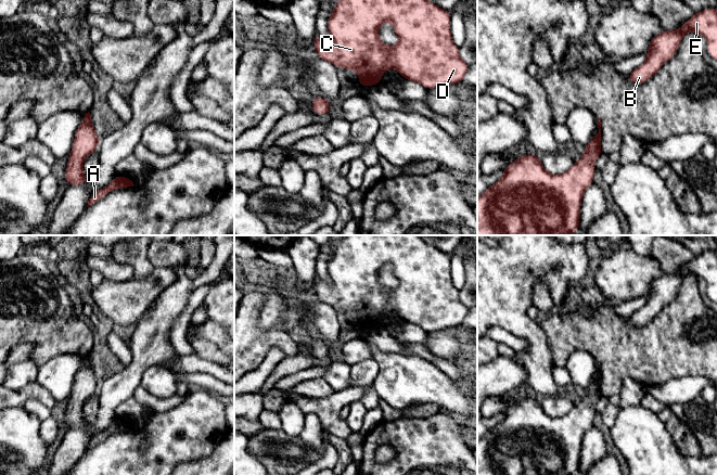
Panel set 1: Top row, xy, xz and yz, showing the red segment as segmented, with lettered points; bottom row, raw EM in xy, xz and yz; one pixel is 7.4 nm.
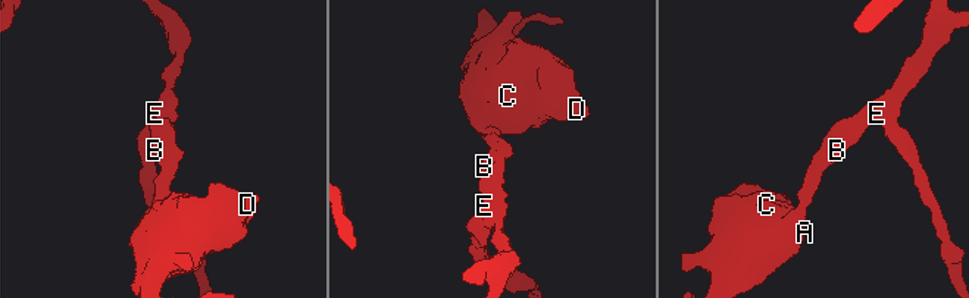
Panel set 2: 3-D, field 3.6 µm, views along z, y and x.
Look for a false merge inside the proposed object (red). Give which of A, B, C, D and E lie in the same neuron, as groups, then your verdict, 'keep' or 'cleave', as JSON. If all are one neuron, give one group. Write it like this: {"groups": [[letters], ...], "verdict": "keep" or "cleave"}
{"groups": [["A", "B", "C", "D", "E"]], "verdict": "keep"}

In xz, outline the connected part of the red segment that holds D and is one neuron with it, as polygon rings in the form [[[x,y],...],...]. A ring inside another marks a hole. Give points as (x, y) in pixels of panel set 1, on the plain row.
[[[346,235],[334,248],[328,262],[331,283],[316,278],[315,294],[319,301],[332,306],[336,311],[355,312],[360,323],[359,331],[380,328],[386,311],[396,312],[406,323],[412,323],[427,333],[462,325],[469,308],[460,300],[450,273],[450,256],[427,244],[419,235]],[[390,265],[398,280],[396,288],[384,287],[379,279],[380,270]]]

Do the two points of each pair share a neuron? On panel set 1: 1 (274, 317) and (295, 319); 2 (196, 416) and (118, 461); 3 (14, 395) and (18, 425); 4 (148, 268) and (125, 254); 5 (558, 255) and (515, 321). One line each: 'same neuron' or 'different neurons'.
1: same neuron
2: same neuron
3: different neurons
4: same neuron
5: same neuron

